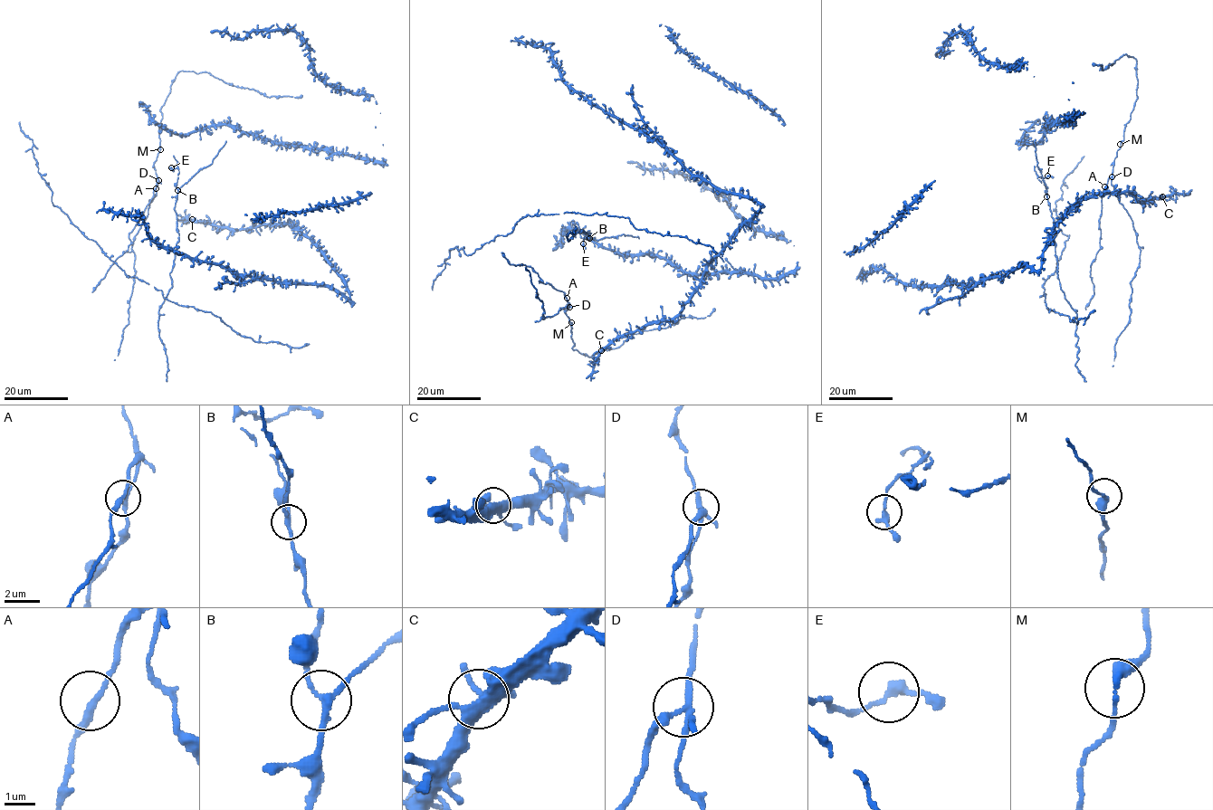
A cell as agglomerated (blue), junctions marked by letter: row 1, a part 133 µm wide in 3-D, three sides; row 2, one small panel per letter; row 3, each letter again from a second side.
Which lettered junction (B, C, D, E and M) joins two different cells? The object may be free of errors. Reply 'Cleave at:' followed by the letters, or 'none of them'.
Cleave at: D

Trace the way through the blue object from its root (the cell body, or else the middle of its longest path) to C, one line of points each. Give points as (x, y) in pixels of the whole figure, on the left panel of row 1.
C: (324, 256), (317, 245), (287, 223), (234, 230), (192, 219)

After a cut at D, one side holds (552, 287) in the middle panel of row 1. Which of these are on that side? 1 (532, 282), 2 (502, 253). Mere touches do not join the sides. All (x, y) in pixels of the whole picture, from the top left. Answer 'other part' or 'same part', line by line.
1: other part
2: same part

